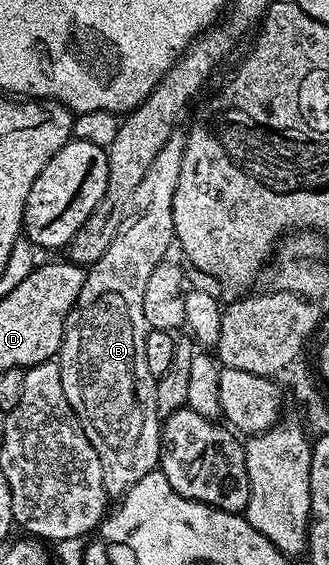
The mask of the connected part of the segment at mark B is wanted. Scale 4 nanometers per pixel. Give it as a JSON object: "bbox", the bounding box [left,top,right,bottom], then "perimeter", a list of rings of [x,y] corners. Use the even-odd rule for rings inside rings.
{"bbox":[56,132,186,499],"perimeter":[[[175,132],[156,152],[156,160],[144,180],[132,192],[132,200],[126,209],[120,228],[108,244],[108,252],[100,256],[93,266],[86,270],[84,288],[74,301],[74,307],[66,318],[62,337],[62,347],[58,349],[56,361],[60,368],[60,384],[64,384],[64,396],[74,410],[78,421],[86,428],[86,435],[100,456],[100,468],[104,476],[104,488],[111,499],[121,499],[126,491],[139,480],[144,480],[148,472],[159,469],[160,448],[162,447],[162,422],[156,404],[157,381],[148,372],[148,360],[144,344],[148,327],[144,316],[145,285],[153,269],[167,257],[175,245],[174,225],[172,224],[172,196],[176,194],[176,180],[180,178],[180,164],[186,147],[185,133]]]}

